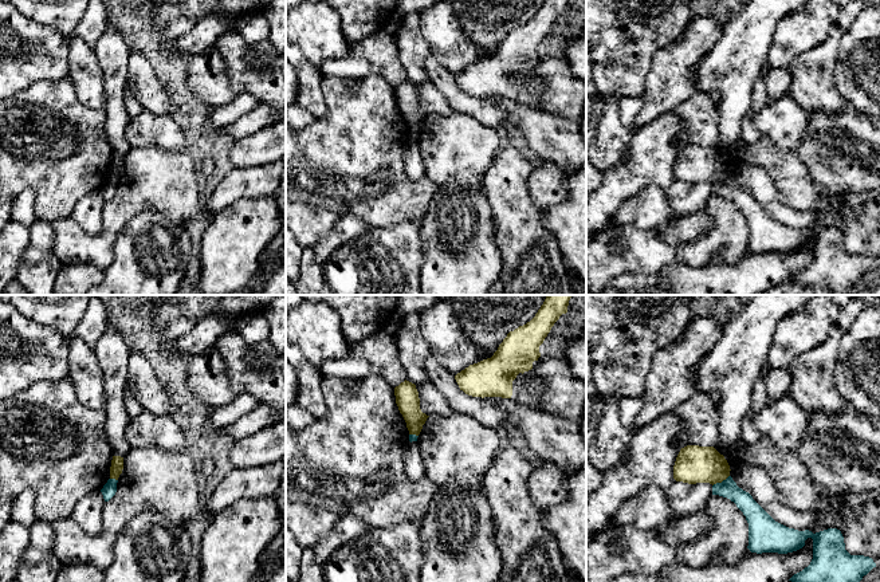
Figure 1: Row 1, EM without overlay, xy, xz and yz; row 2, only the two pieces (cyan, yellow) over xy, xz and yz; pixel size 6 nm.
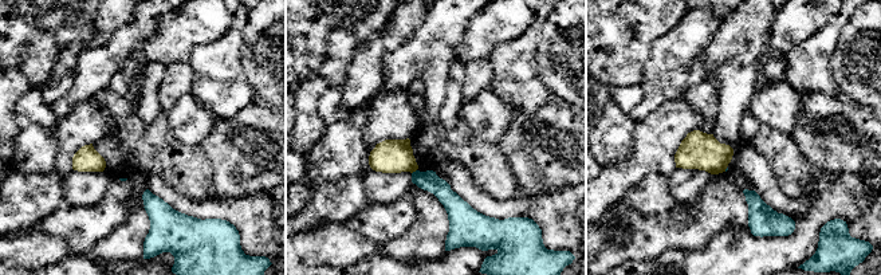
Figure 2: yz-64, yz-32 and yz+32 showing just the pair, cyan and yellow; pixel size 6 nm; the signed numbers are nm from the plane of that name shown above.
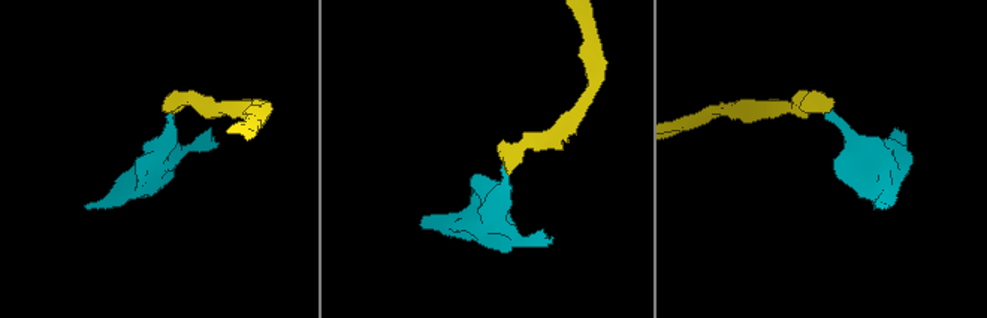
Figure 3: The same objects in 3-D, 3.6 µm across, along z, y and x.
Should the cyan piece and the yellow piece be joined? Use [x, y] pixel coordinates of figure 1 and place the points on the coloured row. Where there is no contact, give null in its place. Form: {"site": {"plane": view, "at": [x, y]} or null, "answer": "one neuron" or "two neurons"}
{"site": {"plane": "yz", "at": [722, 482]}, "answer": "two neurons"}

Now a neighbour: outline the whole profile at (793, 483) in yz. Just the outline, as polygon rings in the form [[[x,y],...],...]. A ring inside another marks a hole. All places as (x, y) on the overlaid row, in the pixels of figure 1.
[[[761,434],[761,437],[751,445],[738,440],[723,456],[730,465],[730,476],[732,476],[734,471],[745,463],[762,468],[771,477],[779,500],[790,508],[797,511],[810,511],[822,507],[814,480],[798,455],[779,448],[766,434]]]

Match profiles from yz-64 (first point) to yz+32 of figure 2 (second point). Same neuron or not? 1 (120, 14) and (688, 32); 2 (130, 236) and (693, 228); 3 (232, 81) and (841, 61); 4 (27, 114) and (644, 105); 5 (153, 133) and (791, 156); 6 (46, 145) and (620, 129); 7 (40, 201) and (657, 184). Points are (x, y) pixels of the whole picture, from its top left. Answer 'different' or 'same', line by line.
1: same
2: same
3: different
4: different
5: same
6: different
7: same

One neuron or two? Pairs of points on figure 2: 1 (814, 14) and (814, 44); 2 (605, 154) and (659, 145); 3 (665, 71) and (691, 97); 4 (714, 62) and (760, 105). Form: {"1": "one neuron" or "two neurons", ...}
{"1": "two neurons", "2": "two neurons", "3": "two neurons", "4": "two neurons"}

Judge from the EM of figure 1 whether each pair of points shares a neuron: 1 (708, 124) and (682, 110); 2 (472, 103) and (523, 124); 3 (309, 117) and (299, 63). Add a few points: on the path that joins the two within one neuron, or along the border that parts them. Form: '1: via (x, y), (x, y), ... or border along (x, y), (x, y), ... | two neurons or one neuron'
1: via (702, 118), (695, 111), (688, 110) | one neuron
2: via (484, 109), (506, 109), (511, 113) | one neuron
3: border along (299, 105), (317, 117) | two neurons

